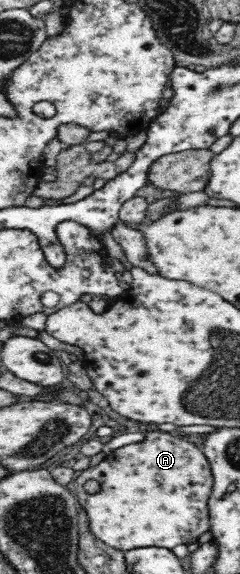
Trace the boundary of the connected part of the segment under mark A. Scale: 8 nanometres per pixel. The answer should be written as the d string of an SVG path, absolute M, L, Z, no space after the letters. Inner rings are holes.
M152 431L142 442L131 443L106 454L95 467L76 473L70 463L52 467L51 478L63 487L75 478L76 499L85 511L88 529L95 538L117 551L129 551L135 548L159 547L173 549L180 544L190 545L199 536L211 528L209 498L211 498L214 478L206 456L195 443L168 432ZM87 480L97 480L101 490L95 494L85 491L83 484Z

